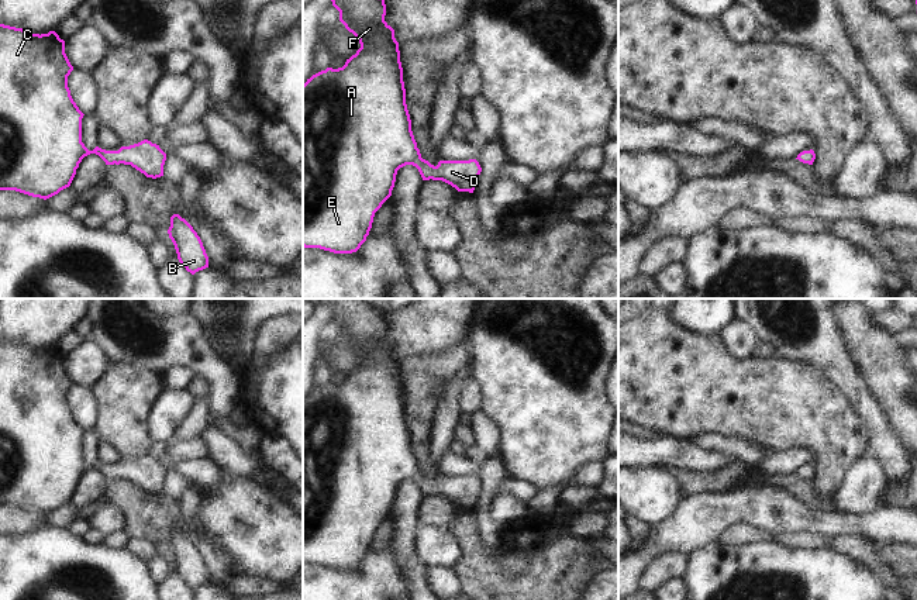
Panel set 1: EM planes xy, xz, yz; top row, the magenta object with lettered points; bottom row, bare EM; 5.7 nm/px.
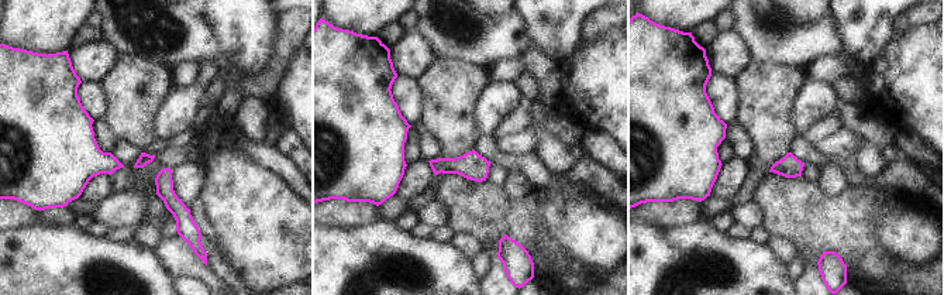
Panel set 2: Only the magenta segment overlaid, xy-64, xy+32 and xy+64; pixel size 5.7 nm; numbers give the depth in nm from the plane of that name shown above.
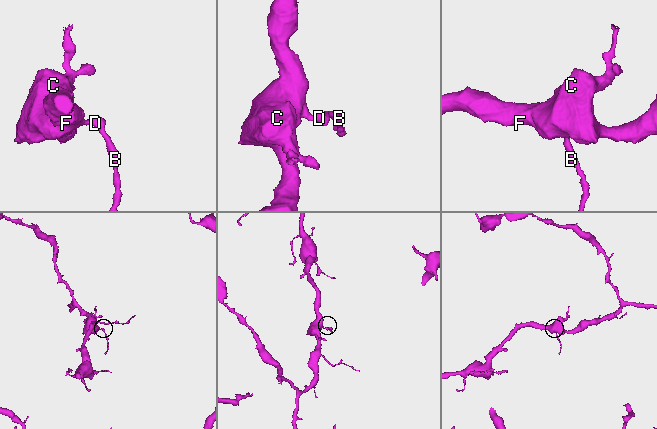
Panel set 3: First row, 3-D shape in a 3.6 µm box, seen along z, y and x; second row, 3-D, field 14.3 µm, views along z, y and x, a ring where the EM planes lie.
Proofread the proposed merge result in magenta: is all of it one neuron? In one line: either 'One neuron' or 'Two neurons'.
One neuron.

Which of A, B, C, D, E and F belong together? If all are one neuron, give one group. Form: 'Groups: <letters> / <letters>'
Groups: A B C D E F.

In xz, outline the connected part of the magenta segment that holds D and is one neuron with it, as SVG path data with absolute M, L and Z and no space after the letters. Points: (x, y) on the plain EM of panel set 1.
M330 299L330 310L332 321L339 327L339 337L359 355L361 363L342 383L327 383L303 400L303 562L352 569L366 556L375 528L392 511L400 483L413 480L423 496L442 496L458 507L469 508L473 508L482 483L476 475L439 476L434 482L421 473L406 420L399 358L394 345L385 337L385 313L373 310L361 299Z

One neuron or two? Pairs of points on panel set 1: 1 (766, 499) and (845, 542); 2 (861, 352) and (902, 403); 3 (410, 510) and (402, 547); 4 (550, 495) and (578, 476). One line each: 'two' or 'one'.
1: two
2: one
3: one
4: one

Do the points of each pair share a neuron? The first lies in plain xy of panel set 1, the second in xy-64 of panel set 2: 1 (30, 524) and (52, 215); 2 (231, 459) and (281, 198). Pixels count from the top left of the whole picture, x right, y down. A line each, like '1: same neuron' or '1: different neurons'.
1: different neurons
2: different neurons

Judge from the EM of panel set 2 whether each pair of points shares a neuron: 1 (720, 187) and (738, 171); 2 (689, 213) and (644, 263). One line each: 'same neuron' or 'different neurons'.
1: same neuron
2: different neurons

